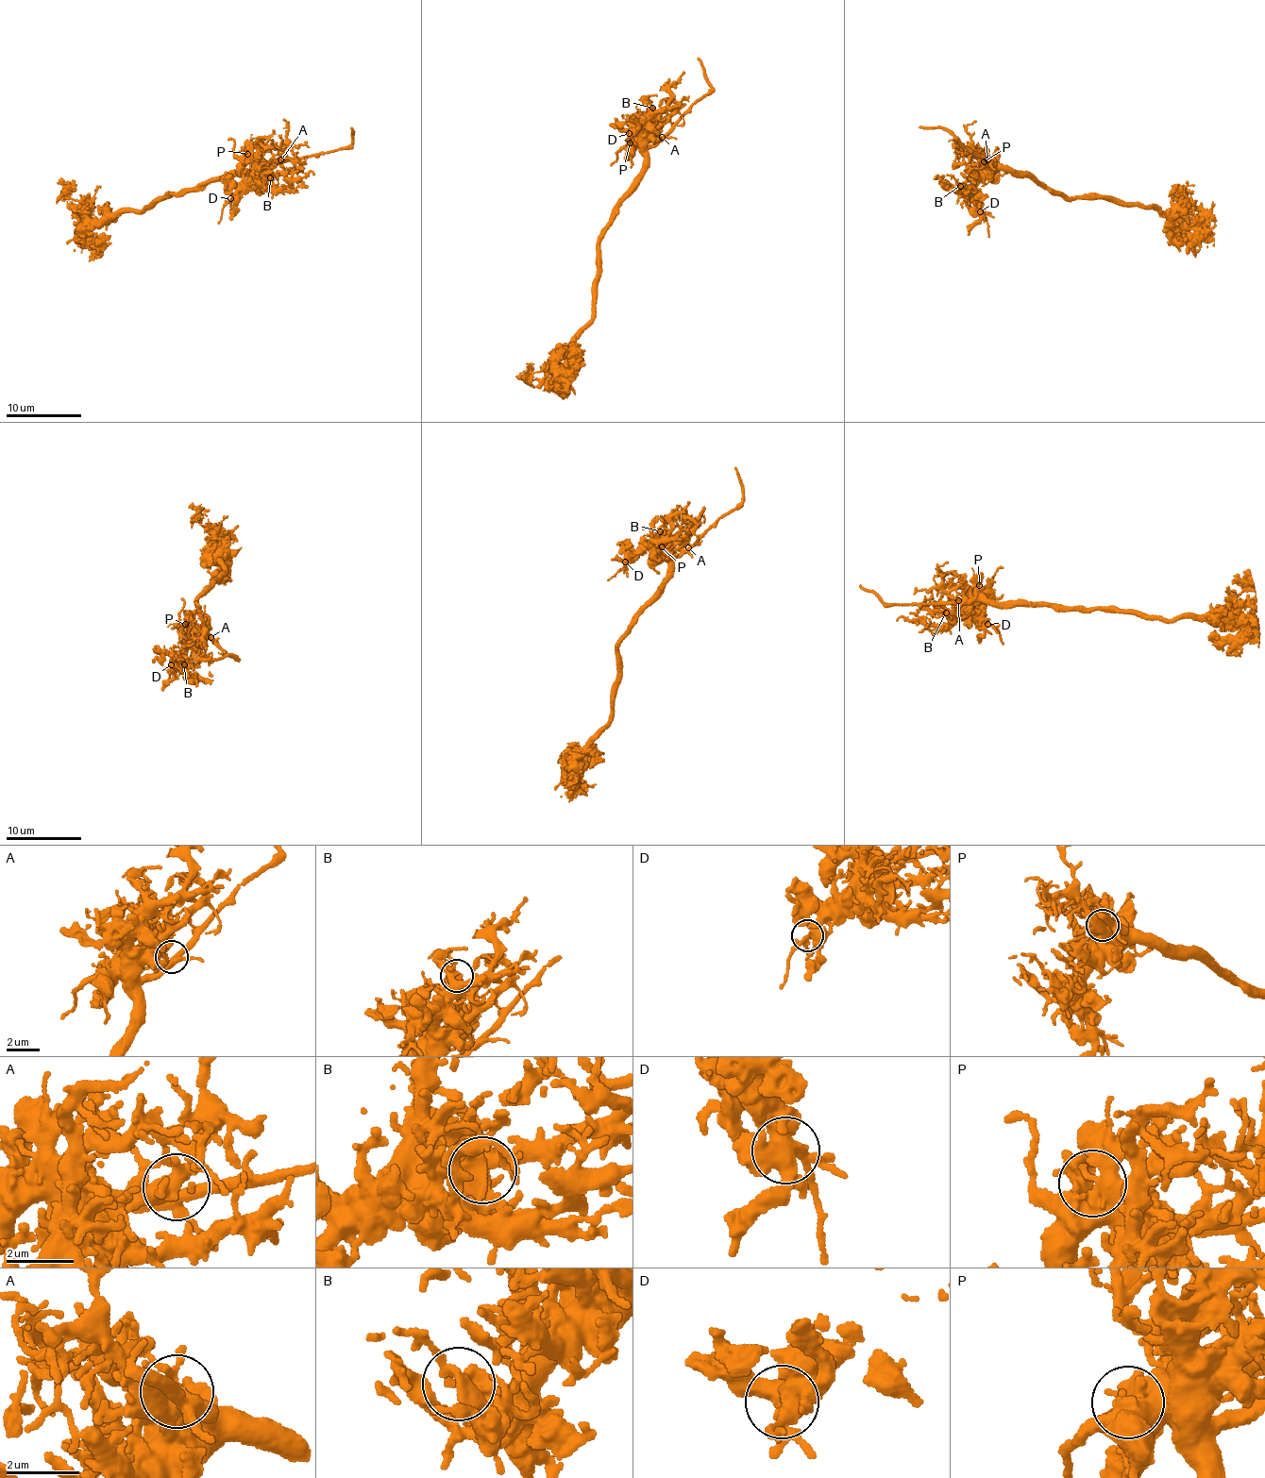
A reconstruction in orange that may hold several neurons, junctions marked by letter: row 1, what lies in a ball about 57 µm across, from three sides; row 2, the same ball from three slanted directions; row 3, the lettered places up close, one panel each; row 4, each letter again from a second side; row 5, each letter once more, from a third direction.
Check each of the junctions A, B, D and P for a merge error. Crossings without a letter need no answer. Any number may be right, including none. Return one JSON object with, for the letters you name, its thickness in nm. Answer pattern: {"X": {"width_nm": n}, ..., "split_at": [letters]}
{"split_at": []}

